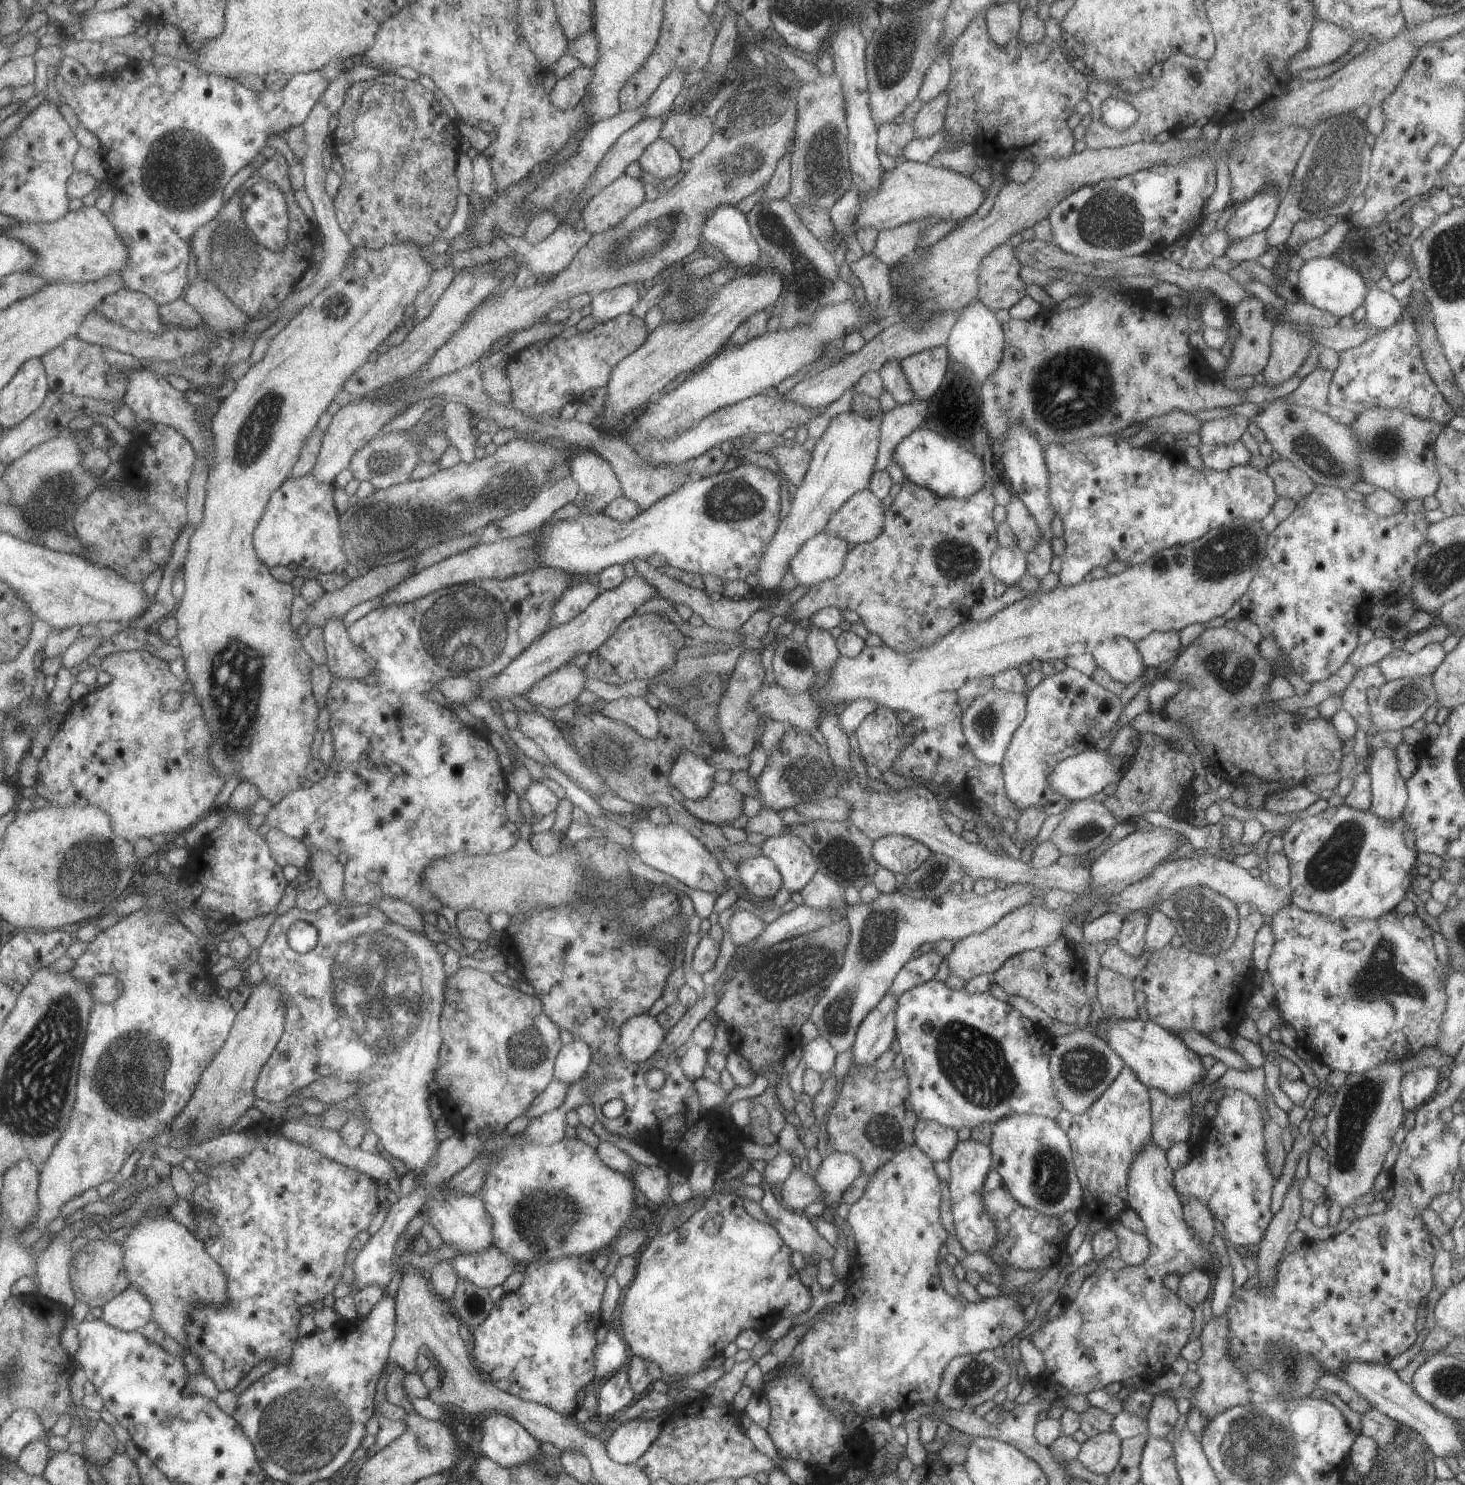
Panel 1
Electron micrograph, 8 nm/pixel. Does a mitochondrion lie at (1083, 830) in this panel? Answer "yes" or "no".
yes

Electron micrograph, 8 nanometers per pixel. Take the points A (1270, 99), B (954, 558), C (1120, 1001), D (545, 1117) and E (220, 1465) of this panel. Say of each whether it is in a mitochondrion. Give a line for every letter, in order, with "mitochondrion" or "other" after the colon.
A: other
B: mitochondrion
C: other
D: other
E: other

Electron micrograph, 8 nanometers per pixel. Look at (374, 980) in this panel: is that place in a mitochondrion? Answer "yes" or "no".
yes

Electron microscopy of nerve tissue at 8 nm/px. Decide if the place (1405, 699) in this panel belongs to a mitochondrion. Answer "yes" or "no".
yes

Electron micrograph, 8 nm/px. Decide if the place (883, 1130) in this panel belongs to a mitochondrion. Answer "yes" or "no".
yes

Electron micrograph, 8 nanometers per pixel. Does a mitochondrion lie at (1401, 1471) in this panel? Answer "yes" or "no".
yes

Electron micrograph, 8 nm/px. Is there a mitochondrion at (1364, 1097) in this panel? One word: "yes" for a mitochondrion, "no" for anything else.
yes

